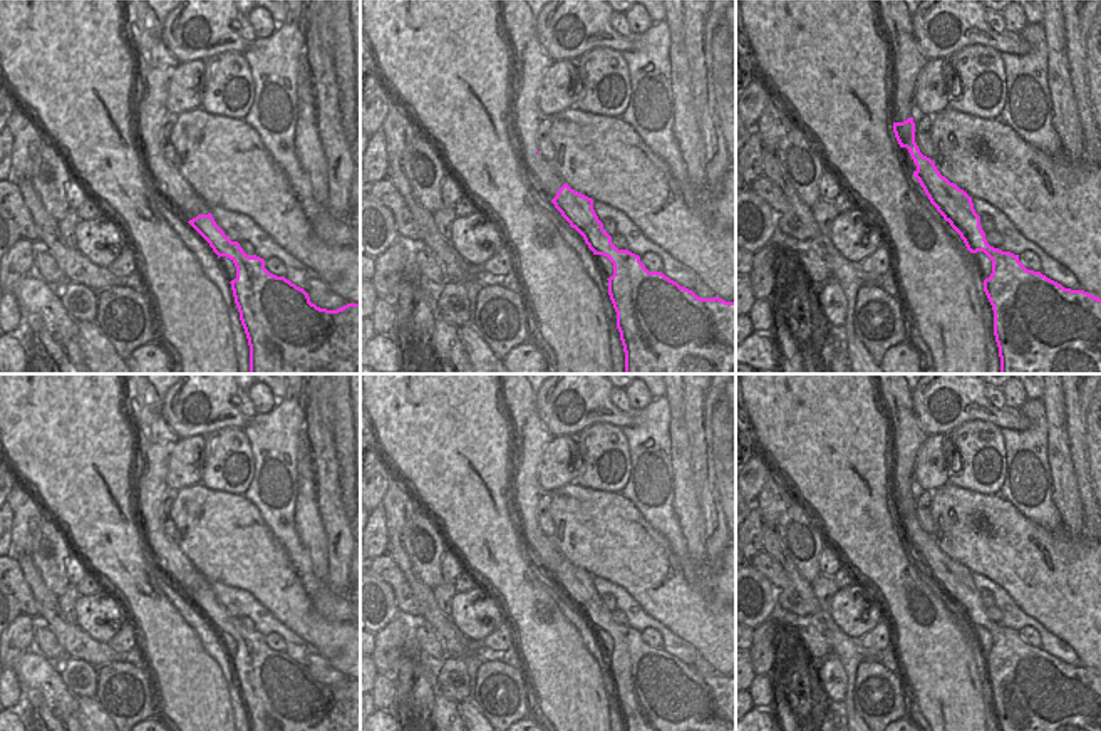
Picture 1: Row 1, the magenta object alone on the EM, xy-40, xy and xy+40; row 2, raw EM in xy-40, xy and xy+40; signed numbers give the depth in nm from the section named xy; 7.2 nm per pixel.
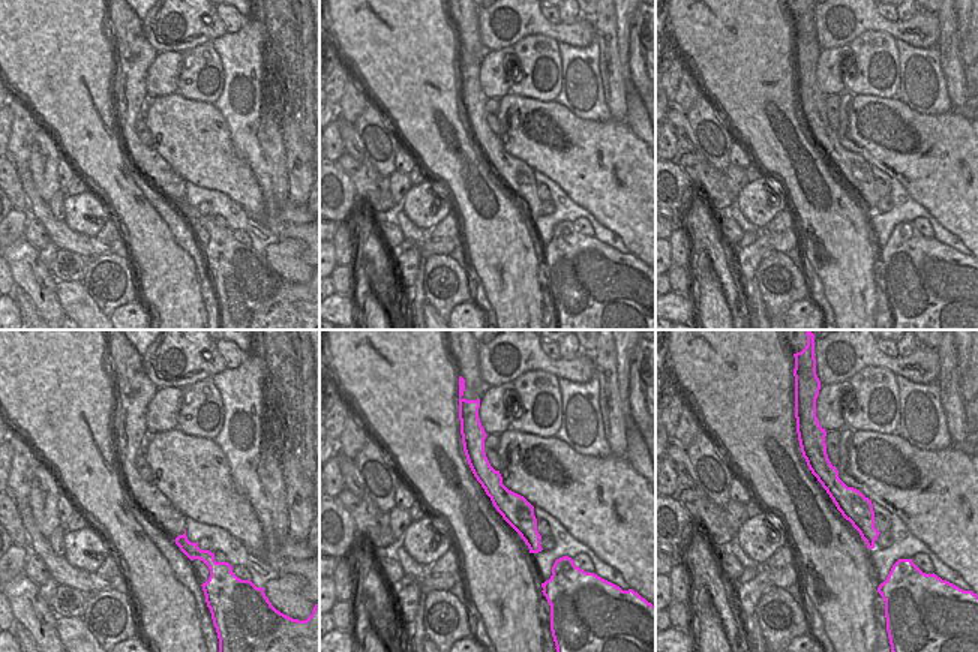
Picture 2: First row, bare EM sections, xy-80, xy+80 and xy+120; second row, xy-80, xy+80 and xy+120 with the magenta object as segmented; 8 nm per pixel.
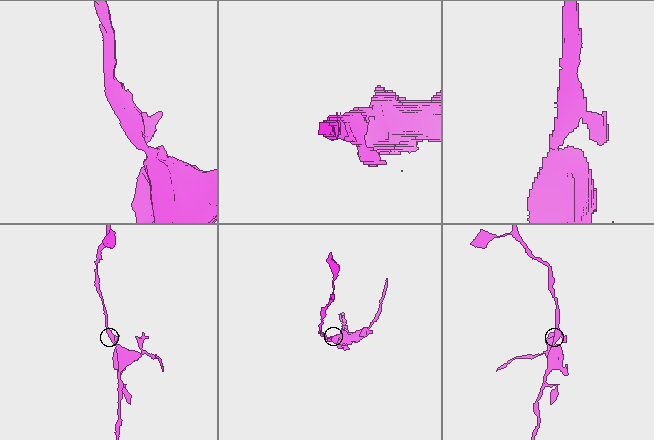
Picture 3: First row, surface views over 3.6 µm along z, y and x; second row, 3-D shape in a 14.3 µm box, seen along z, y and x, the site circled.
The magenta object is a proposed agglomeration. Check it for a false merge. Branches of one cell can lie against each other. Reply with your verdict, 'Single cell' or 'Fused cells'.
Fused cells.

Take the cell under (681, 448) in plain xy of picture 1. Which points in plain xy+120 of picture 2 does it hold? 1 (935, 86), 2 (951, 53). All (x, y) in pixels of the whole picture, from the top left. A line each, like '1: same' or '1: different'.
1: different
2: same

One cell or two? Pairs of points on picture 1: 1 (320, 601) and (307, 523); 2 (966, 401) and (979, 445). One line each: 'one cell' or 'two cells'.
1: one cell
2: two cells

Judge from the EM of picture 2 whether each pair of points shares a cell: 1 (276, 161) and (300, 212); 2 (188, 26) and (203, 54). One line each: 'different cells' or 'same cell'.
1: same cell
2: different cells

